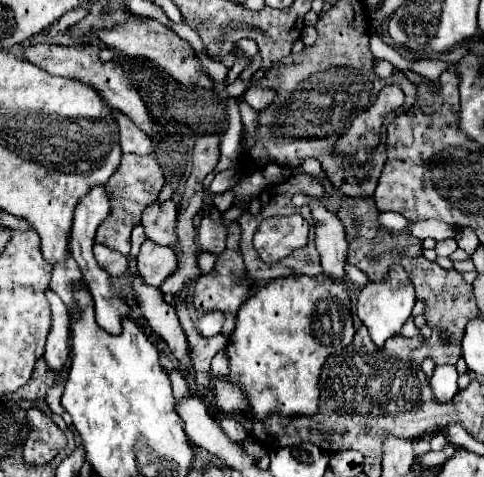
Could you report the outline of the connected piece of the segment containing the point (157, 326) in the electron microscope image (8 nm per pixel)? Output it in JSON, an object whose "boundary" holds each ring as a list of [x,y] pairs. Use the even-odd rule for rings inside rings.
{"boundary":[[[132,278],[132,290],[136,304],[142,310],[142,316],[150,324],[150,328],[168,344],[172,354],[182,366],[190,364],[190,344],[186,338],[186,332],[176,316],[176,310],[170,302],[166,302],[160,288],[154,288],[142,278]]]}

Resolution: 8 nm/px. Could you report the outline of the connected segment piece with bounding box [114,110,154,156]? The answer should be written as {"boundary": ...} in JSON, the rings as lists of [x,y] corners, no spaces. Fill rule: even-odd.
{"boundary":[[[114,110],[116,122],[118,122],[118,130],[120,130],[120,146],[122,152],[130,152],[130,154],[138,154],[138,156],[150,156],[154,152],[154,142],[150,136],[142,134],[140,128],[126,118],[122,112]]]}

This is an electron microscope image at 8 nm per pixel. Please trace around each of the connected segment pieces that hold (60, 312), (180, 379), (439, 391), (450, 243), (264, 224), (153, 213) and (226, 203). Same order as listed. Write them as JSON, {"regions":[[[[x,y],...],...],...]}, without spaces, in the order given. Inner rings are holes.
{"regions":[[[[52,290],[46,296],[52,308],[52,328],[46,340],[44,360],[48,362],[48,368],[52,368],[58,374],[58,370],[62,370],[62,366],[66,364],[66,356],[68,356],[68,338],[70,338],[68,320],[70,318],[68,318],[68,308]]],[[[162,366],[164,372],[168,374],[168,378],[172,380],[172,390],[174,390],[174,398],[176,400],[182,400],[186,396],[190,396],[190,388],[188,388],[188,382],[184,378],[184,374],[180,370],[168,370],[166,366]]],[[[442,364],[442,366],[436,366],[432,378],[430,378],[430,384],[432,384],[432,390],[434,390],[434,398],[438,402],[448,402],[454,398],[454,394],[458,392],[458,372],[456,372],[456,366],[452,364]]],[[[446,238],[446,240],[436,242],[434,252],[436,252],[438,256],[450,256],[456,248],[458,248],[458,246],[456,246],[456,240],[454,240],[454,238]]],[[[300,214],[272,216],[260,222],[254,234],[254,248],[262,262],[274,264],[290,256],[294,250],[304,248],[308,240],[308,224]]],[[[166,200],[162,204],[154,202],[150,204],[150,208],[146,208],[146,212],[142,212],[142,226],[146,230],[146,236],[160,244],[160,246],[172,246],[176,242],[176,234],[174,234],[174,224],[176,224],[176,202],[174,200]]],[[[228,191],[228,195],[216,194],[213,196],[213,204],[222,213],[231,208],[233,199],[234,194],[231,191]]]]}

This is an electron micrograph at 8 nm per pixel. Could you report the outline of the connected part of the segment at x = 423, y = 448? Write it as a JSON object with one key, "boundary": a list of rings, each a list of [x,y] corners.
{"boundary":[[[427,432],[423,437],[412,441],[415,456],[421,456],[430,451],[430,441],[434,432]]]}

